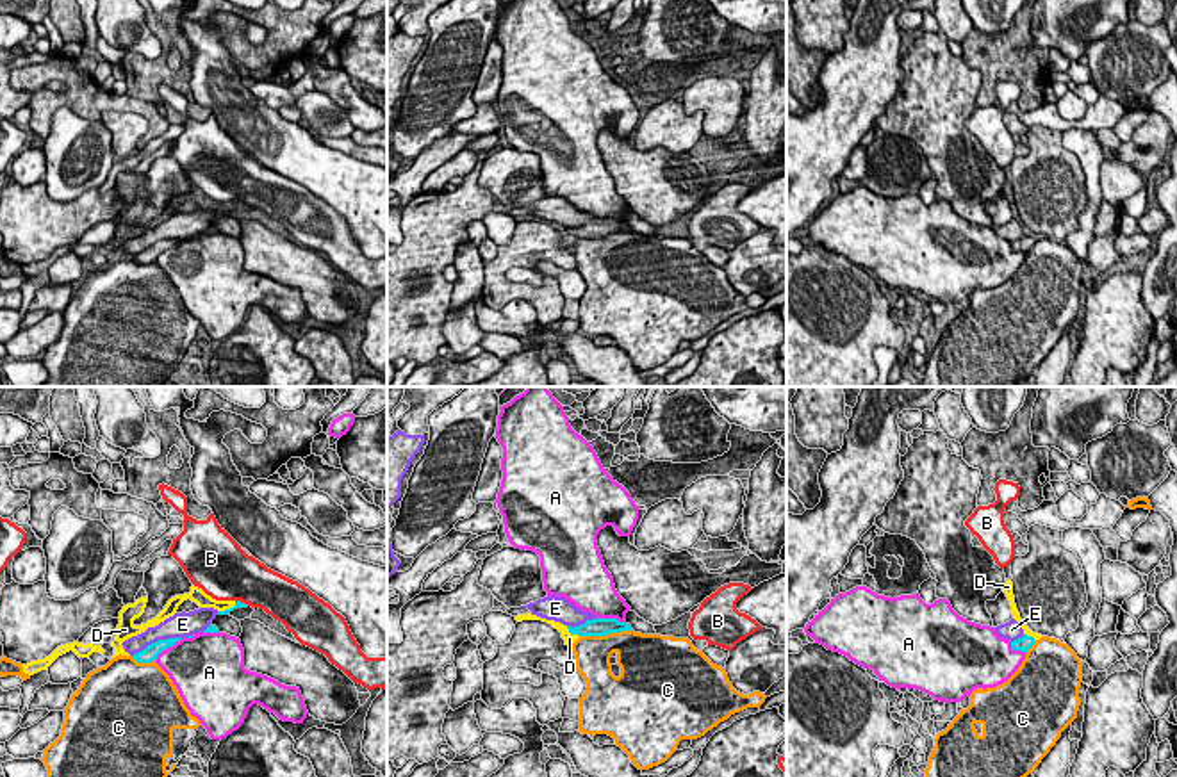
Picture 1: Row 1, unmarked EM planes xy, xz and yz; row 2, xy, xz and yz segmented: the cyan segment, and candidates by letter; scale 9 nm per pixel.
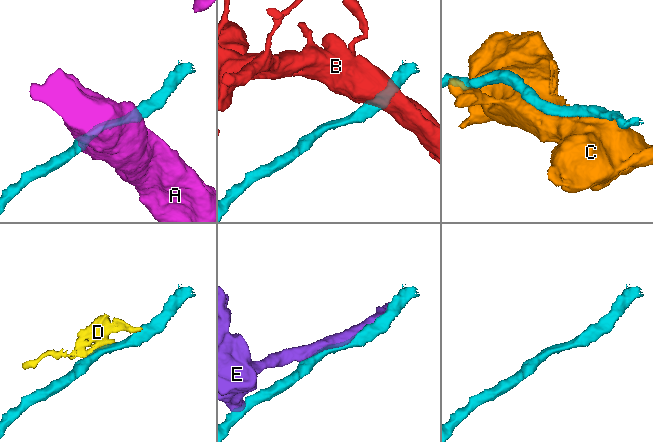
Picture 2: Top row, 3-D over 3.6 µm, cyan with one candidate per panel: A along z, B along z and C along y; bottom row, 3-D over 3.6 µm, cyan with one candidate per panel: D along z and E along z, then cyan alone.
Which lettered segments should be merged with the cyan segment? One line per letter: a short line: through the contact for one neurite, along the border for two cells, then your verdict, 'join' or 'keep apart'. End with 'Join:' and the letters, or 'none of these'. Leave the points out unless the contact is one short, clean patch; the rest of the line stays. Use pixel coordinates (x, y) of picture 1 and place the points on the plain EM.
A: keep apart
B: keep apart
C: keep apart
D: keep apart
E: keep apart
Join: none of these

